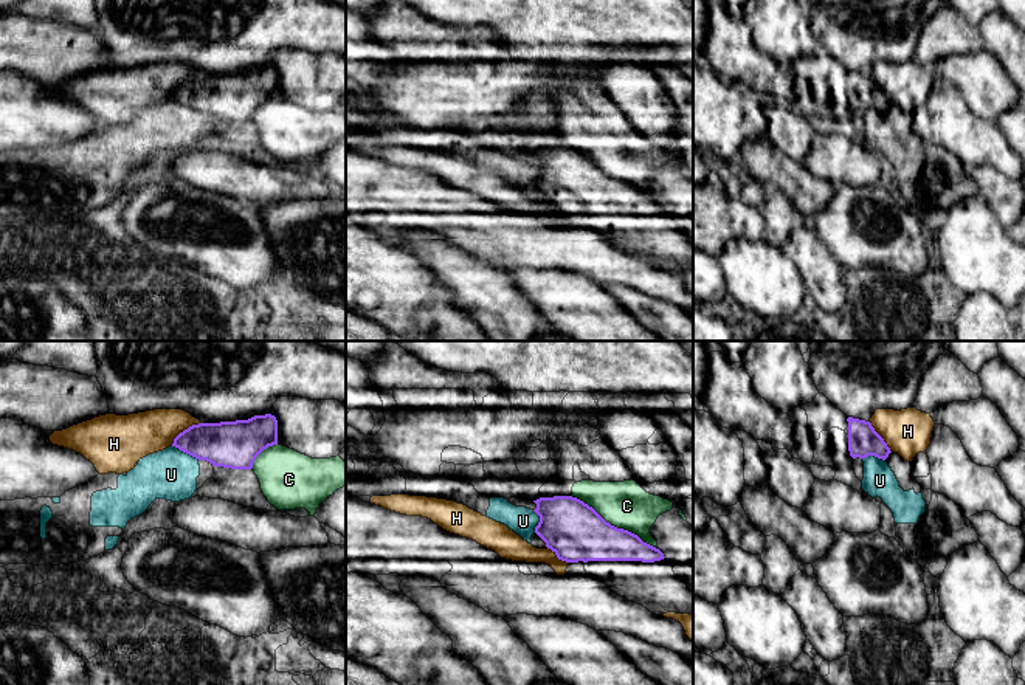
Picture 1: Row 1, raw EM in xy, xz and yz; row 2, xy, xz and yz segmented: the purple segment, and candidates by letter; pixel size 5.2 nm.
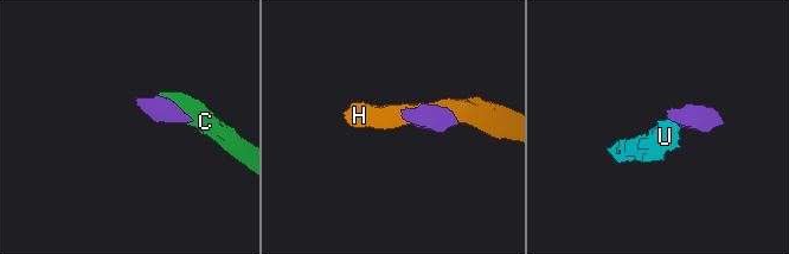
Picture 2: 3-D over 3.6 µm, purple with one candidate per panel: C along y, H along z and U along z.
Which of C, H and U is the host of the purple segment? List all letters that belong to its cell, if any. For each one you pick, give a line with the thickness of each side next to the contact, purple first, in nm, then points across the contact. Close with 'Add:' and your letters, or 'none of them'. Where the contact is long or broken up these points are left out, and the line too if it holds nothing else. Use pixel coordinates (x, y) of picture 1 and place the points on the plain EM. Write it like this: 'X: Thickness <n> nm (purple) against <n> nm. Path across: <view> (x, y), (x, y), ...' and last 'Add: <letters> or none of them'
Add: none of them

